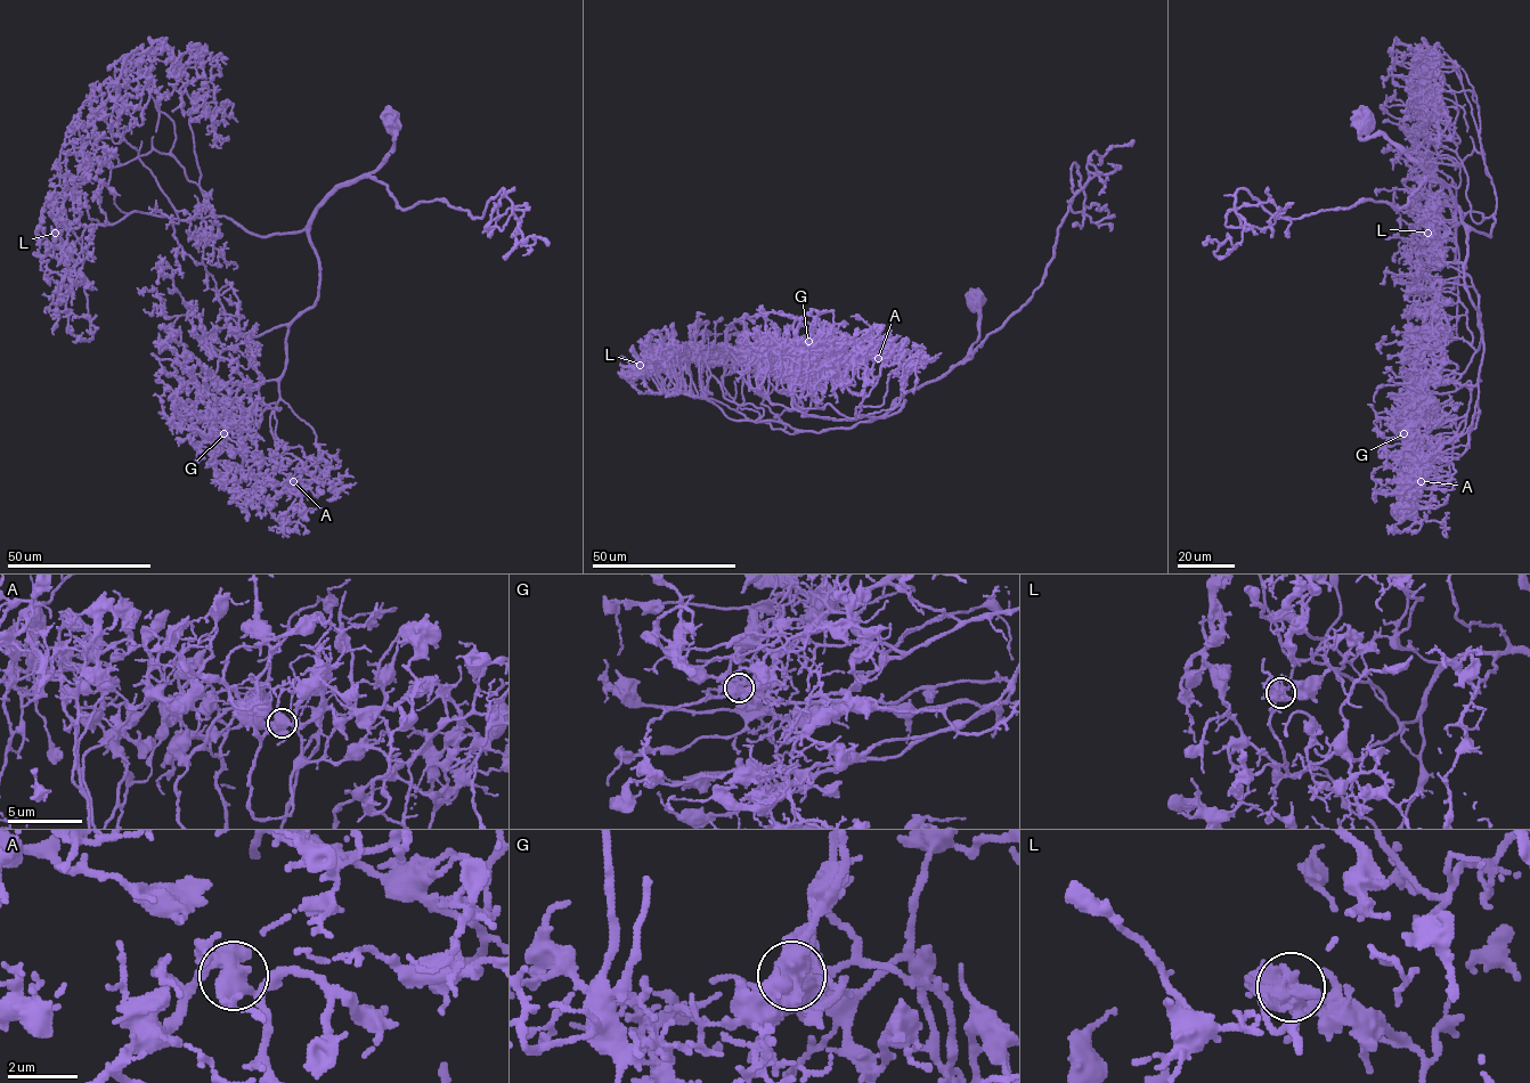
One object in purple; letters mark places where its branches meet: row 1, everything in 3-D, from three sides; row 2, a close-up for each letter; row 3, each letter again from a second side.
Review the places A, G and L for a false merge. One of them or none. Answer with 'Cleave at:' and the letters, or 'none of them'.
Cleave at: none of them

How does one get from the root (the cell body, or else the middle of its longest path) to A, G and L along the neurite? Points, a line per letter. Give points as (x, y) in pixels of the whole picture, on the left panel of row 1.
A: (391, 120), (385, 160), (309, 227), (319, 293), (289, 327), (270, 415), (277, 454), (300, 461), (293, 481)
G: (391, 120), (385, 160), (341, 185), (309, 227), (319, 293), (289, 327), (284, 372), (238, 390), (224, 433)
L: (391, 120), (385, 160), (302, 230), (257, 236), (224, 216), (132, 211), (89, 225), (81, 244), (55, 233)

